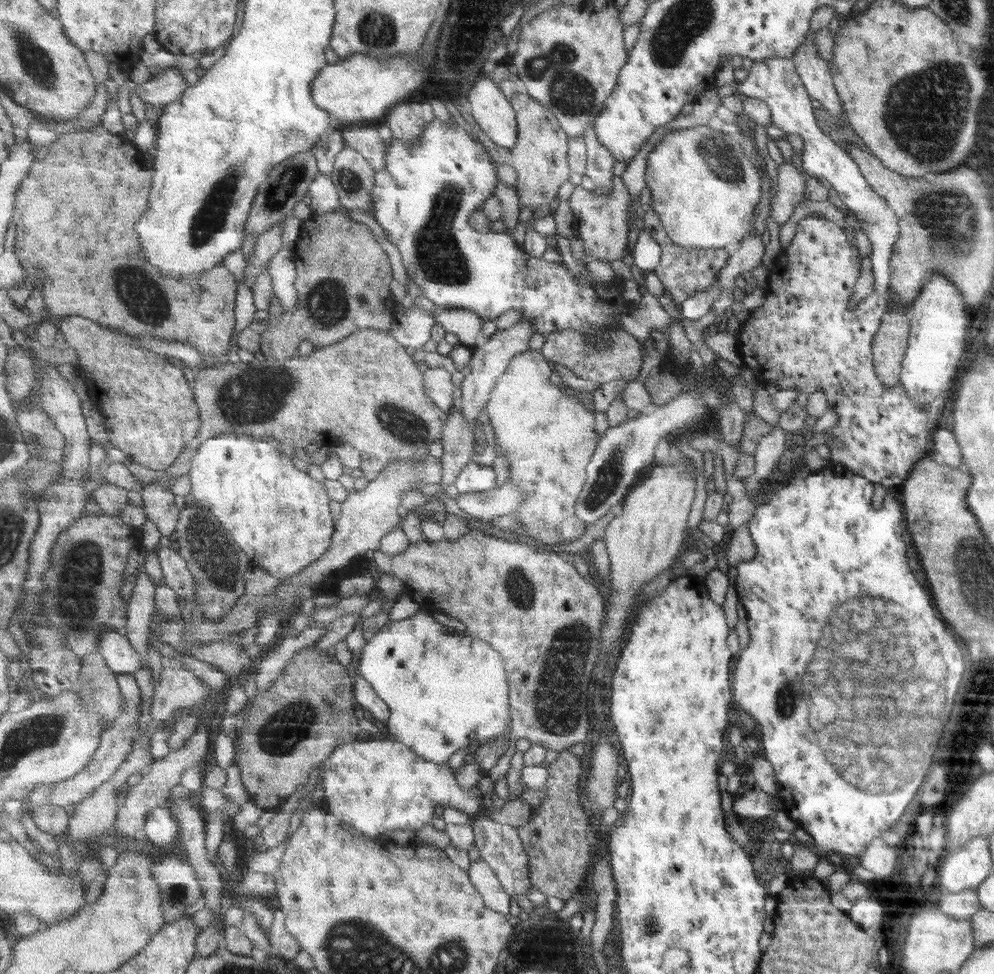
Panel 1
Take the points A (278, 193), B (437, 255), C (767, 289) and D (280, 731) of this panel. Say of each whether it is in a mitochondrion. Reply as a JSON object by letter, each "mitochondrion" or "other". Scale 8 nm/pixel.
{"A":"mitochondrion","B":"mitochondrion","C":"other","D":"mitochondrion"}

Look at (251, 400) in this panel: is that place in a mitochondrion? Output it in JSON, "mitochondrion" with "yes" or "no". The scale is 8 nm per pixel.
{"mitochondrion":"yes"}

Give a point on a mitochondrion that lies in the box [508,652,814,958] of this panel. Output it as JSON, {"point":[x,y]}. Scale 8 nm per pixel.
{"point":[651,925]}

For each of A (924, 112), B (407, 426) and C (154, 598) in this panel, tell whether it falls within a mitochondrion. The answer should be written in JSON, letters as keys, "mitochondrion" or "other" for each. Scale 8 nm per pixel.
{"A":"mitochondrion","B":"mitochondrion","C":"other"}

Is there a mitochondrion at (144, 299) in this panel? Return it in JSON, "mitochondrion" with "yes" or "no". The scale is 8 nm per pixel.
{"mitochondrion":"yes"}

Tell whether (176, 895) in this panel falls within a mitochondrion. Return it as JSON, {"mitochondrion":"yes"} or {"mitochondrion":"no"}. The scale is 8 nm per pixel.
{"mitochondrion":"yes"}

